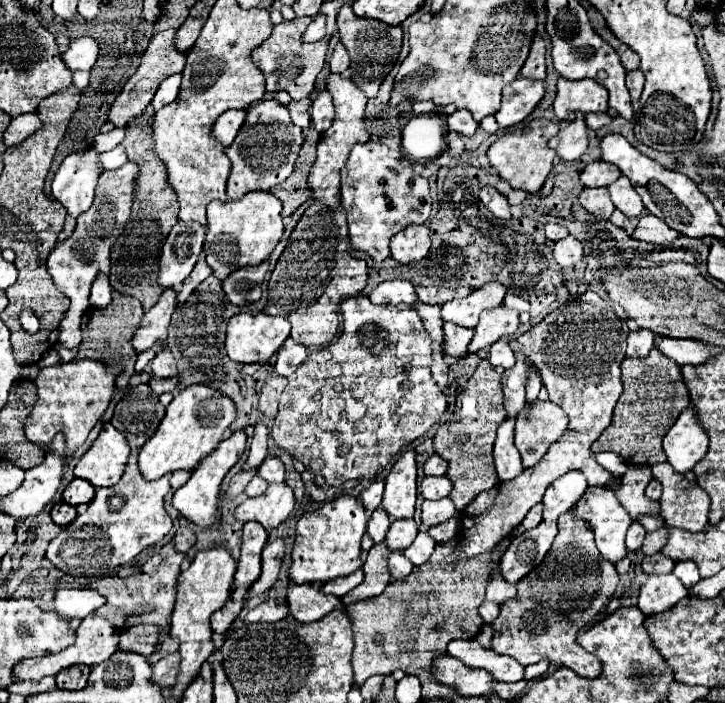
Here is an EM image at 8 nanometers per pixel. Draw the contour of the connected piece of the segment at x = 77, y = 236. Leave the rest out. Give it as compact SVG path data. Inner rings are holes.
M126 163L114 171L100 173L100 185L96 185L96 195L92 207L78 217L78 225L70 239L56 245L50 253L50 275L54 285L70 297L70 313L76 313L76 327L80 329L80 313L88 307L88 295L96 271L110 271L110 249L118 235L124 231L124 225L130 217L132 197L134 197L134 179L138 175L136 163Z

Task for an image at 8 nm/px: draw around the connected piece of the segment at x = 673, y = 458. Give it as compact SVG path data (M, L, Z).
M686 407L678 421L672 425L668 435L664 437L664 453L668 463L680 471L690 471L708 451L708 433L696 419L694 407Z

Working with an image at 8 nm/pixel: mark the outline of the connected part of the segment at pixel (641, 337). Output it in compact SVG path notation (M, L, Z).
M638 329L638 331L628 333L628 349L626 349L628 357L646 357L652 347L654 347L654 333L652 331Z

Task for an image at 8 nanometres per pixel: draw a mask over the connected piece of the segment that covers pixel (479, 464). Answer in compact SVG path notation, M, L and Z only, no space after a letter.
M482 359L468 379L464 391L456 397L456 409L452 421L446 421L438 427L434 435L434 451L448 463L446 477L452 481L450 499L458 511L464 511L470 501L474 501L482 491L490 491L498 485L492 447L496 439L496 429L506 419L504 411L504 393L502 393L502 377L494 371L488 359Z

